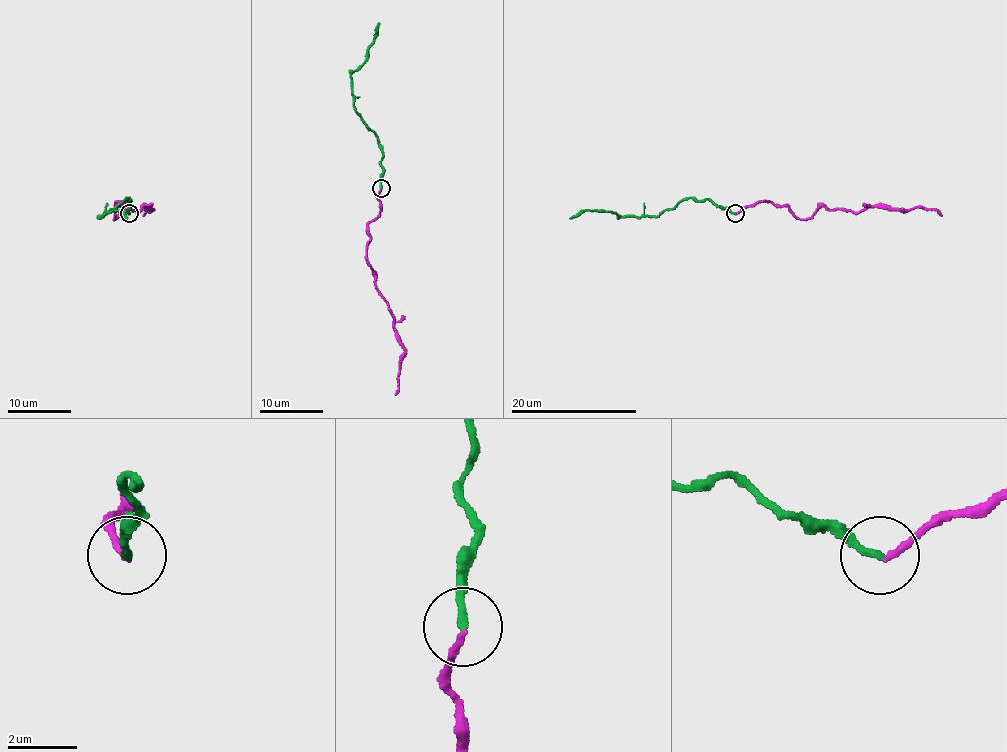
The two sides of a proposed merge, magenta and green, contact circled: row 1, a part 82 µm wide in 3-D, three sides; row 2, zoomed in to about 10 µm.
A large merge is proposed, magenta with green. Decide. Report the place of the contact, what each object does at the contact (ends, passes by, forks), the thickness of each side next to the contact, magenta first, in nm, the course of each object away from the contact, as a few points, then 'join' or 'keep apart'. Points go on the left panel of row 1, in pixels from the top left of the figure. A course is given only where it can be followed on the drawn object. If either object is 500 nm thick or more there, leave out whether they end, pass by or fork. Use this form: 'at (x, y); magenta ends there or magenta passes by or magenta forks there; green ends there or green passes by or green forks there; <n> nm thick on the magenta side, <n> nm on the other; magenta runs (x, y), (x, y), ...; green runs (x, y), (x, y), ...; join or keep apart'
at (129, 213); magenta ends there; green ends there; 180 nm thick on the magenta side, 220 nm on the other; magenta runs (129, 213), (127, 202), (116, 202), (115, 219), (123, 207), (135, 211), (151, 208), (146, 207), (143, 216); green runs (129, 213), (131, 200), (126, 197), (104, 216), (99, 216), (121, 210), (127, 218); join

